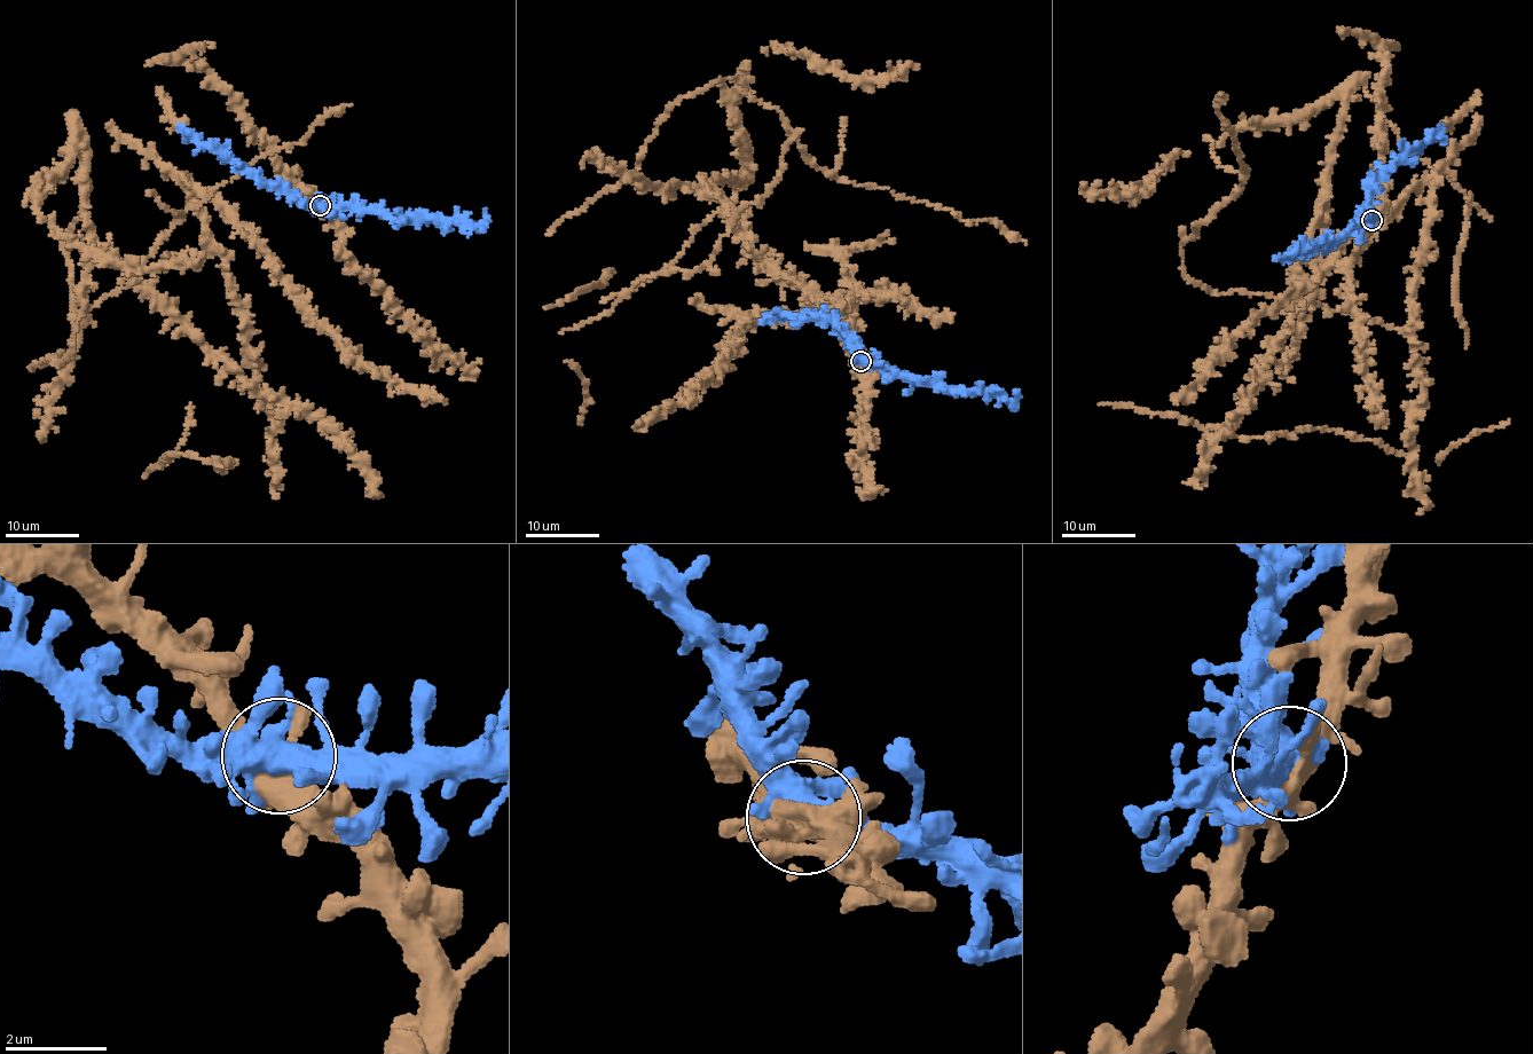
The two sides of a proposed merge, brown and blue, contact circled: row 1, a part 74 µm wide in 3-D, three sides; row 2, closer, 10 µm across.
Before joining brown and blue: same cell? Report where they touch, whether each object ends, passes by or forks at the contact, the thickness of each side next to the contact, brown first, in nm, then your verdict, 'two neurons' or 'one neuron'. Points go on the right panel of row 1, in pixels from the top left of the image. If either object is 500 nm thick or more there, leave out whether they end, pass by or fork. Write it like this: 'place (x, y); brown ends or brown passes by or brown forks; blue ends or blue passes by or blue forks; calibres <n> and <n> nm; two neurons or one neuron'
place (1372, 220); calibres 500 and 440 nm; one neuron

